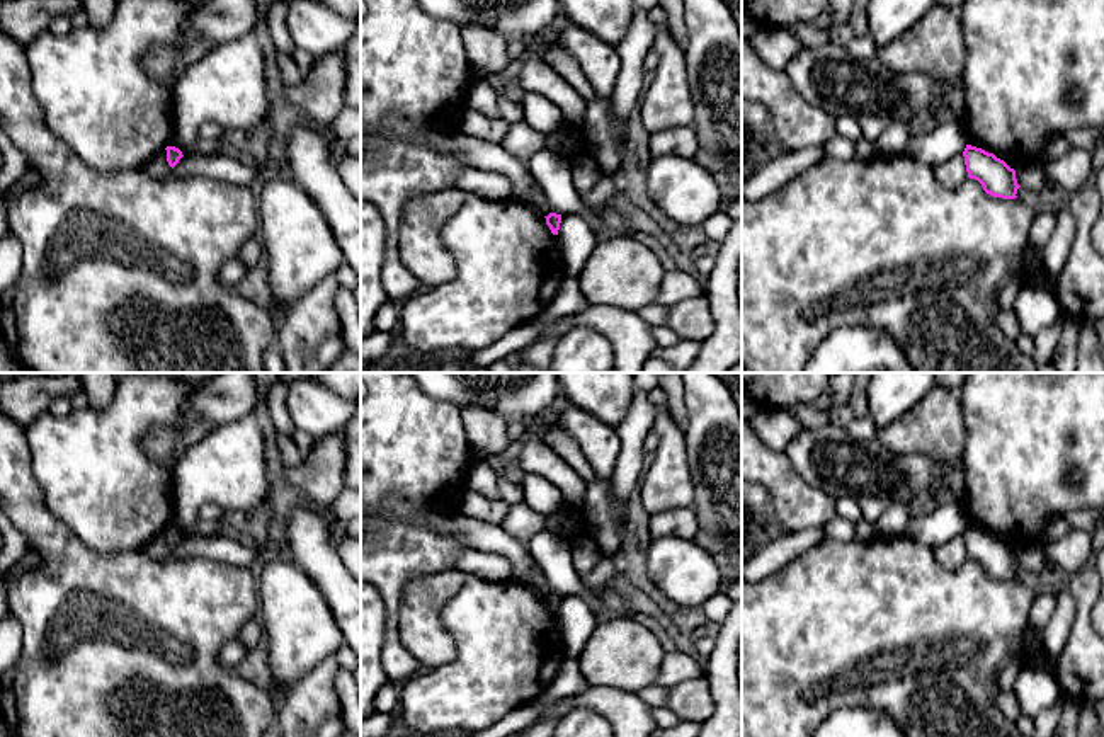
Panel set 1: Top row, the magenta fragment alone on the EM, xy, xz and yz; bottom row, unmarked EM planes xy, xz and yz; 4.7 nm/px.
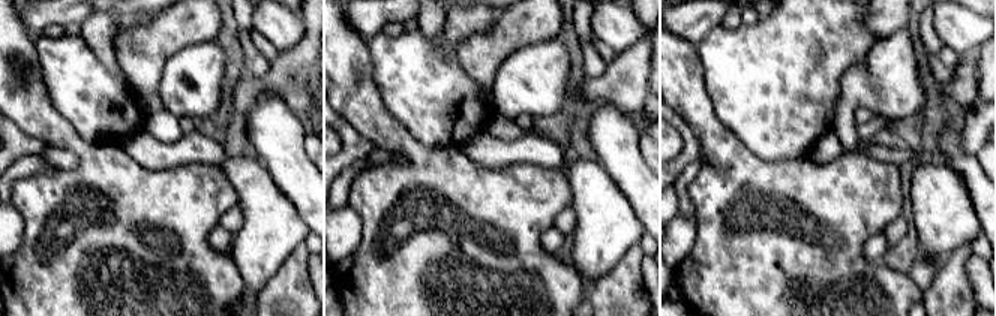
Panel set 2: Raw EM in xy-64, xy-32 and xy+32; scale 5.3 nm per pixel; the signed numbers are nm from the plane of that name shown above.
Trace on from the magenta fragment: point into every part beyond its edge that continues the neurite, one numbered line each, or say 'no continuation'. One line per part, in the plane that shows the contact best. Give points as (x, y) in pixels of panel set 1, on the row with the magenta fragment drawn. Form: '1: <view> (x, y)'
no continuation

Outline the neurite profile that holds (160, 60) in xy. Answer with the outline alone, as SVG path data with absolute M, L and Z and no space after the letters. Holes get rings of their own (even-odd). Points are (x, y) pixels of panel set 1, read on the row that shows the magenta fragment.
M158 46L150 51L150 54L145 60L145 66L150 71L151 77L158 80L165 80L177 60L177 51L168 46Z

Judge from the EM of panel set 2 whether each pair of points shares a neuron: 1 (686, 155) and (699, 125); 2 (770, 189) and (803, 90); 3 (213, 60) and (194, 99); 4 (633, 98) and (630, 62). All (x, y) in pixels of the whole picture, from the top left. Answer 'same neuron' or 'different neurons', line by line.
1: different neurons
2: different neurons
3: same neuron
4: same neuron

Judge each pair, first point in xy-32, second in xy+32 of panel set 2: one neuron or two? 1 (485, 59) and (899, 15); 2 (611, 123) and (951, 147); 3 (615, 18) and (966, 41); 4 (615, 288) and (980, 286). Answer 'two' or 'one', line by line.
1: one
2: one
3: one
4: two

